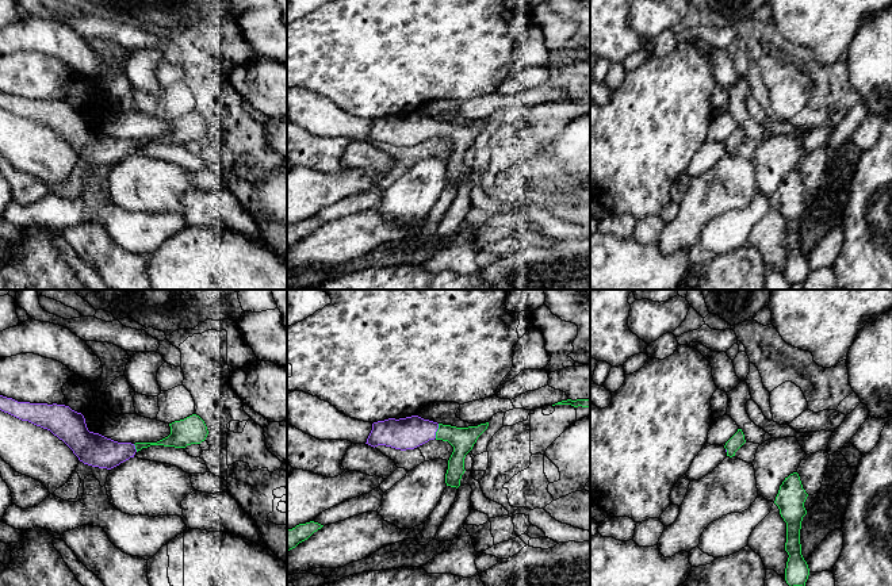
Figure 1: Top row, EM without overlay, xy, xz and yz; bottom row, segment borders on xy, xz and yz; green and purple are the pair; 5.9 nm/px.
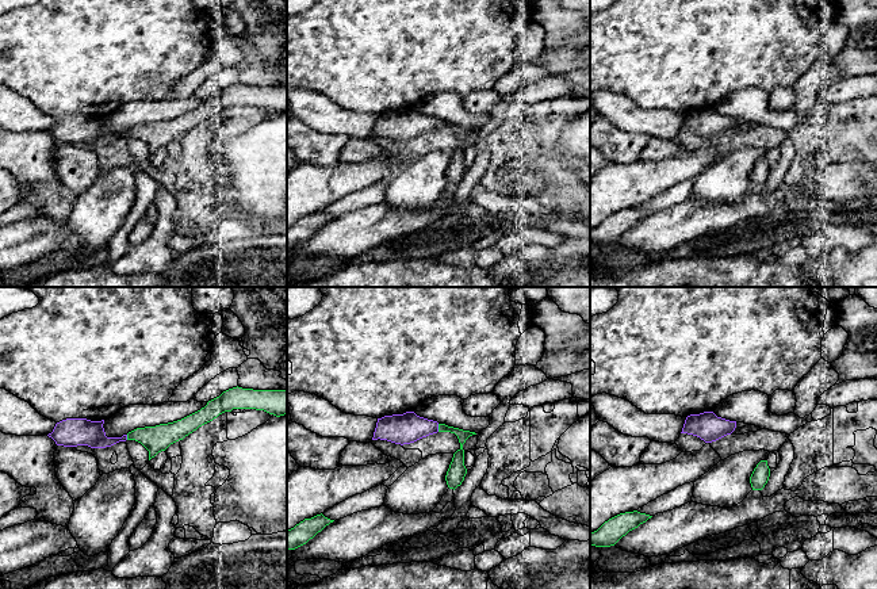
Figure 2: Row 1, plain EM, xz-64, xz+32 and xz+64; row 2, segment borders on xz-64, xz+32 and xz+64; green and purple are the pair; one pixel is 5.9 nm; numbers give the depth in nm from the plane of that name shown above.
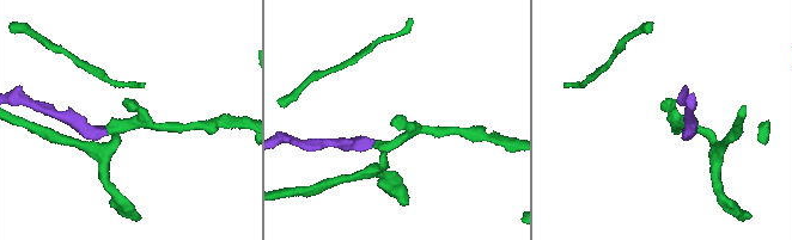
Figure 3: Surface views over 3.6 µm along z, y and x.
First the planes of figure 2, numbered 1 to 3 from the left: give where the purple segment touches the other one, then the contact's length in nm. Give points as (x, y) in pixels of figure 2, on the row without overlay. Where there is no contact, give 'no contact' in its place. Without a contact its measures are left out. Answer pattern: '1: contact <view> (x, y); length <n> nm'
1: contact xz-64 (127, 134); length 30 nm
2: contact xz+32 (439, 125); length 50 nm
3: no contact

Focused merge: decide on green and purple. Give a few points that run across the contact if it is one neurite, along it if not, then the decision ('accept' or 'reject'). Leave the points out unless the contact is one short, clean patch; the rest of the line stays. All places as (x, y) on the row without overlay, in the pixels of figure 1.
line xz (462, 136), (437, 127), (405, 130); accept

